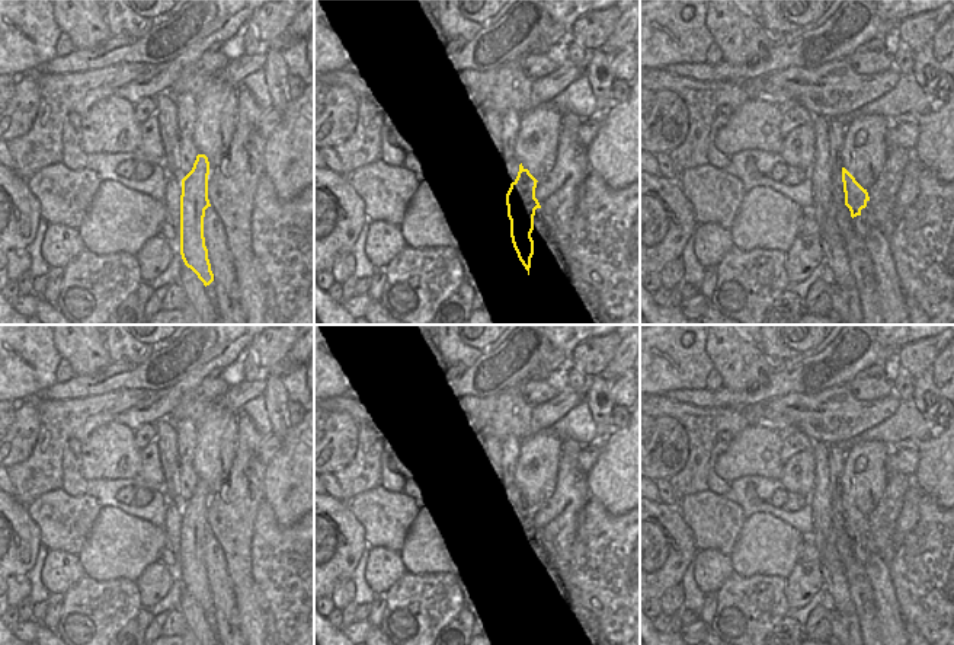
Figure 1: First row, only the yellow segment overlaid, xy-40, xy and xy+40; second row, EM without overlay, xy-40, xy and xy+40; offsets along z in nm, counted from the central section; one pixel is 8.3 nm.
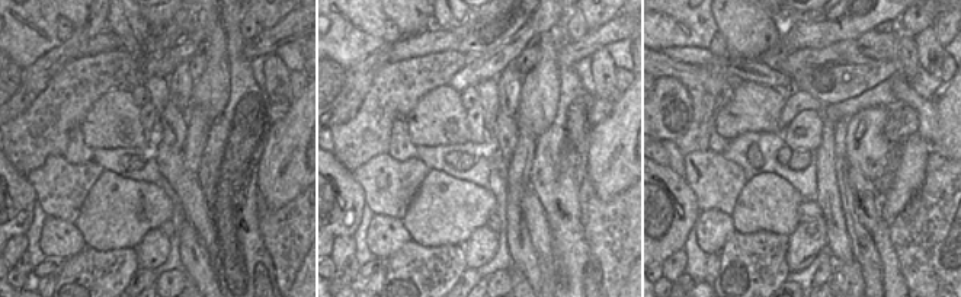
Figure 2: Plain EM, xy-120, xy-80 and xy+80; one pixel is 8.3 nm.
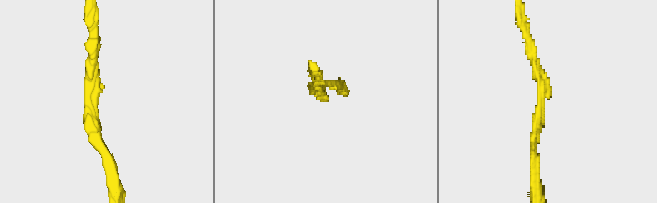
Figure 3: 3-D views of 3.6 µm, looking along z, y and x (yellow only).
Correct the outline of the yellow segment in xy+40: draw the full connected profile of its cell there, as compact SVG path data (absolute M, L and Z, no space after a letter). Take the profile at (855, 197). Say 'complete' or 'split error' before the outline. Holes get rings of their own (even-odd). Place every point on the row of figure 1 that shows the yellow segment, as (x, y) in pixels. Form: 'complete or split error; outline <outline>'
complete; outline M842 167L842 182L845 205L849 208L851 217L861 215L861 210L865 208L870 201L867 189L864 189L845 167Z

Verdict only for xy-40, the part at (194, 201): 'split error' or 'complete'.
complete

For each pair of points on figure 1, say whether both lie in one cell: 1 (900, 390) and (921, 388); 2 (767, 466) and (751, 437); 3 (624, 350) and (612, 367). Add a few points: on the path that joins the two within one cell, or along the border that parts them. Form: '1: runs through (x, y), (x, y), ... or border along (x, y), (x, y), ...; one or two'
1: border along (914, 377), (914, 396), (911, 399); two
2: runs through (762, 459), (755, 452), (755, 444); one
3: runs through (624, 354), (617, 363); one

